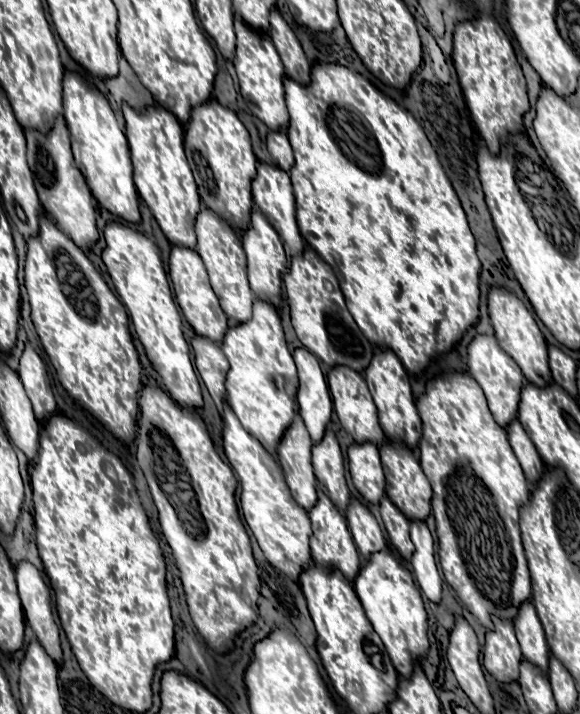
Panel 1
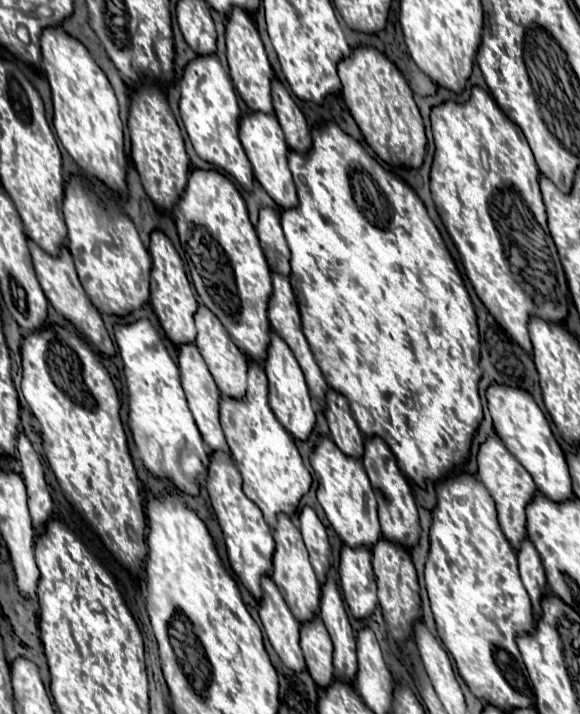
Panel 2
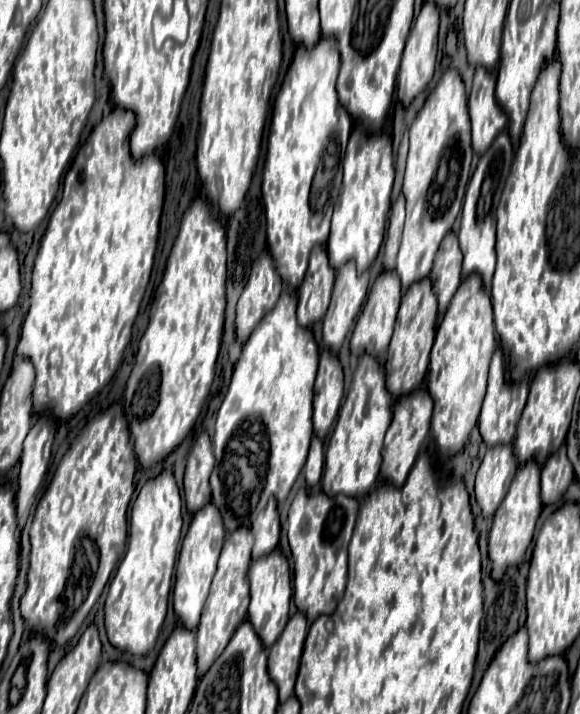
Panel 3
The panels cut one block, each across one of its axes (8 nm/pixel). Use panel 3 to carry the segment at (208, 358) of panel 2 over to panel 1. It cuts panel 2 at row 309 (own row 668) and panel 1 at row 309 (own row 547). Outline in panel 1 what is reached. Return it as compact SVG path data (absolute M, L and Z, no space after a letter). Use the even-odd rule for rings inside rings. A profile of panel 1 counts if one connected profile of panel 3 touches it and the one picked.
M202 204L202 210L196 216L196 234L198 234L198 244L196 244L196 252L202 256L212 288L216 292L216 296L220 298L220 306L222 310L230 316L236 318L240 322L250 320L250 312L252 312L252 304L254 304L254 292L248 286L248 278L246 278L246 254L242 250L242 242L238 238L238 234L226 224L224 218L220 218L218 214L214 214L208 206Z

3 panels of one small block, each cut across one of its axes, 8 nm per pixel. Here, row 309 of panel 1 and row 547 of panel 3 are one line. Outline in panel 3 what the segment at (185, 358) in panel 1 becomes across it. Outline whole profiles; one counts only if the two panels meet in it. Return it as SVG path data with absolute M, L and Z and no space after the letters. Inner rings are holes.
M168 468L162 470L156 478L148 480L132 504L126 554L122 556L116 576L110 582L104 608L108 640L120 650L128 650L132 654L148 654L158 638L168 608L168 594L182 534L180 508L180 492L172 470Z

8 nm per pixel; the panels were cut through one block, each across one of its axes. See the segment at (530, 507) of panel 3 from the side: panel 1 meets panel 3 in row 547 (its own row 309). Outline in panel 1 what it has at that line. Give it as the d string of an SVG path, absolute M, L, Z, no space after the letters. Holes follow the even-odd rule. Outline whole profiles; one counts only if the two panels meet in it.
M496 286L496 288L490 288L490 292L488 292L488 312L490 312L498 342L510 356L514 356L514 360L522 368L526 380L530 380L532 384L542 384L542 386L550 384L552 376L550 376L550 368L548 368L546 340L544 340L532 312L524 306L524 302L514 292Z

